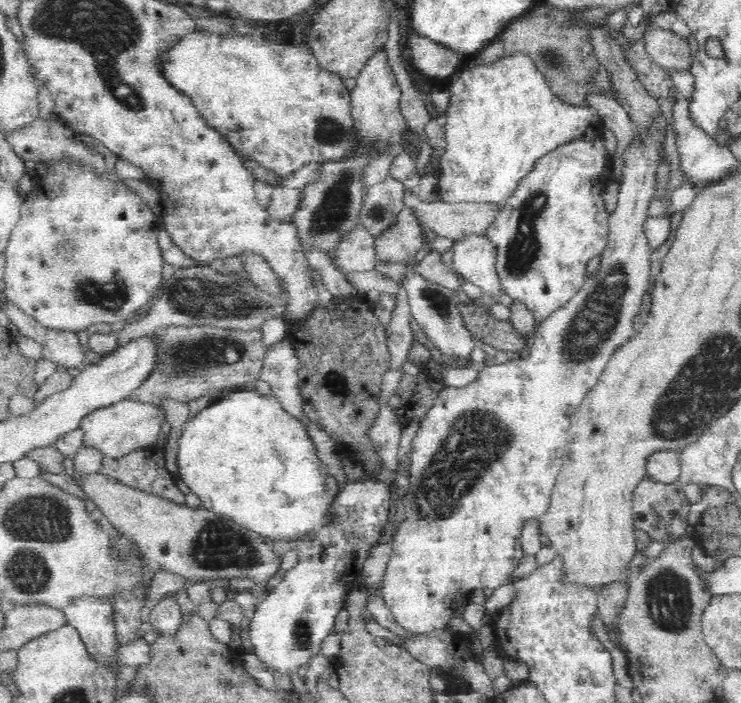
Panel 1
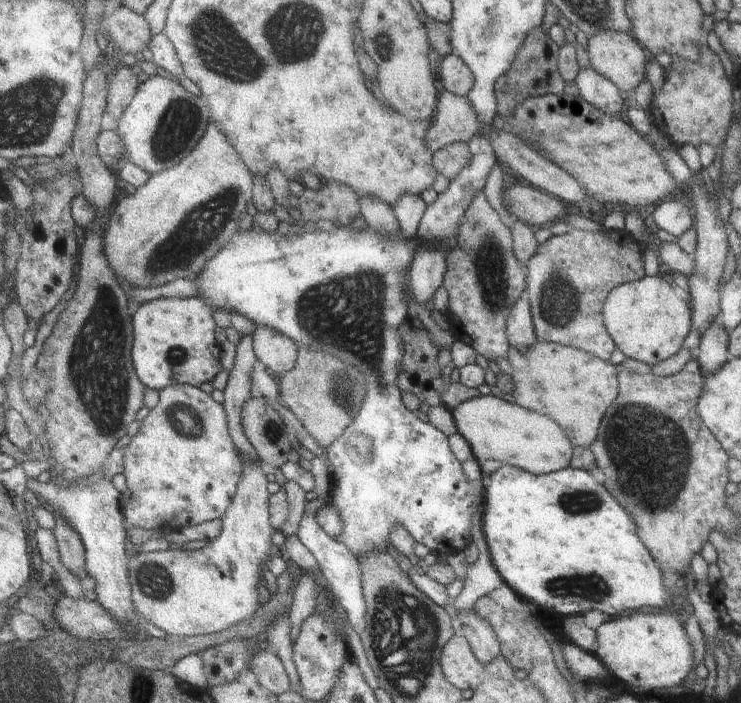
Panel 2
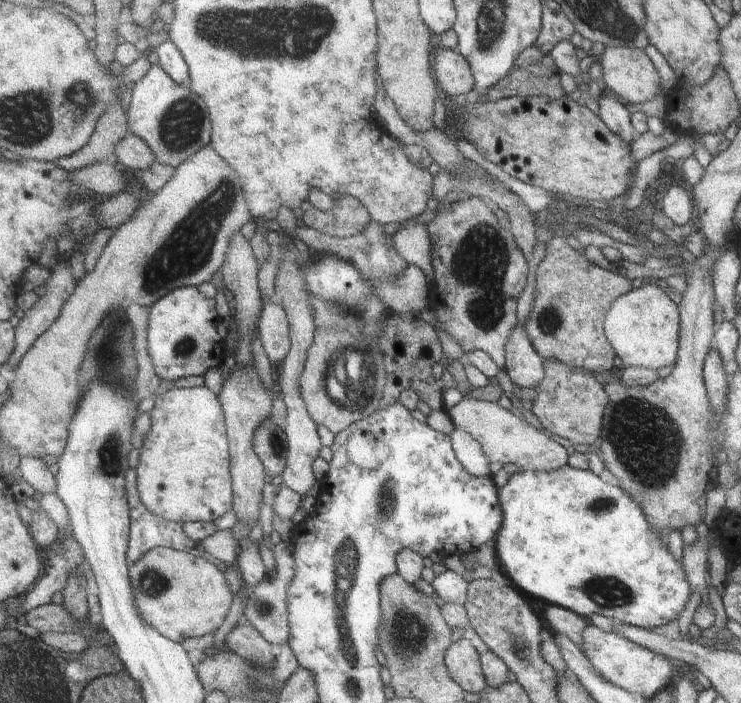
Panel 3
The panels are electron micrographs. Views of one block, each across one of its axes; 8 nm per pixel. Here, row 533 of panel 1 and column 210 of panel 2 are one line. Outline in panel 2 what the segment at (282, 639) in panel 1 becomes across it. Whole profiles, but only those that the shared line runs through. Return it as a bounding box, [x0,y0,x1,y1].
[132,297,223,391]

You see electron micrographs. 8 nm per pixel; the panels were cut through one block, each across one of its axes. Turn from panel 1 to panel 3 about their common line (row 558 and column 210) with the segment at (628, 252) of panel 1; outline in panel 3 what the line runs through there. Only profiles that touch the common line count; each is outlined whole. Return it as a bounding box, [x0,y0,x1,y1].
[135,385,234,524]

